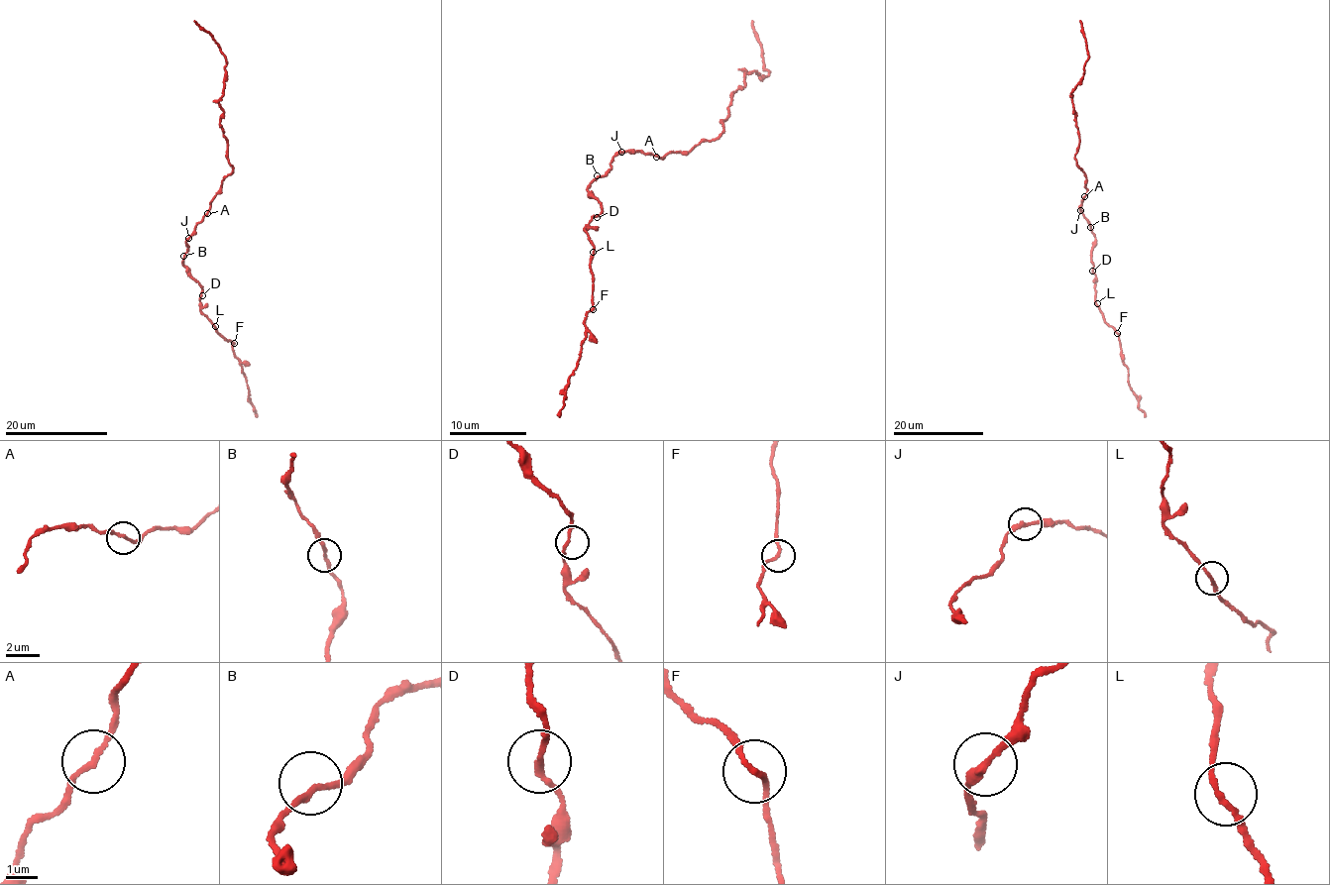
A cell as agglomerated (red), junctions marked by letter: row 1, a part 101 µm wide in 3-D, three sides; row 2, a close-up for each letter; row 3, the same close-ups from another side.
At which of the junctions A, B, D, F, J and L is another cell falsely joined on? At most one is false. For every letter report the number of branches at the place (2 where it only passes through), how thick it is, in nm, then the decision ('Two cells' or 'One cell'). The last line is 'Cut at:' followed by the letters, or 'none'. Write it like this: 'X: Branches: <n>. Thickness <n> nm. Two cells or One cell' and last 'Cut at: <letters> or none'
A: Branches: 2. Thickness 160 nm. One cell
B: Branches: 2. Thickness 170 nm. One cell
D: Branches: 2. Thickness 160 nm. One cell
F: Branches: 2. Thickness 160 nm. One cell
J: Branches: 2. Thickness 260 nm. One cell
L: Branches: 2. Thickness 160 nm. One cell
Cut at: none

